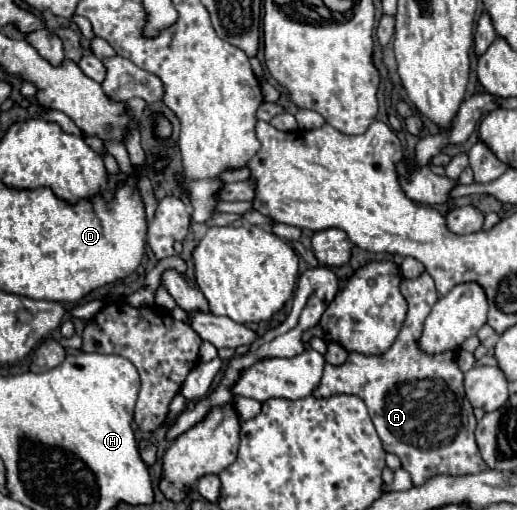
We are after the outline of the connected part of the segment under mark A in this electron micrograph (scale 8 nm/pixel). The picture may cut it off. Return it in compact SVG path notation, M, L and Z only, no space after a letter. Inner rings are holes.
M428 273L420 275L418 279L404 279L400 283L400 293L408 301L408 313L394 345L386 353L376 355L376 357L350 351L346 363L342 365L326 363L322 381L314 389L314 397L330 397L338 393L348 393L348 395L358 395L360 399L364 399L370 411L372 423L378 431L378 437L384 445L384 451L400 457L402 469L410 473L412 483L416 487L434 475L462 475L462 473L486 471L488 465L482 461L476 447L474 432L477 419L470 401L464 397L464 387L462 387L464 373L456 365L456 351L444 351L444 353L432 355L432 353L422 351L418 345L424 321L428 317L428 309L432 309L434 303L438 301L438 291L434 287L434 281Z

